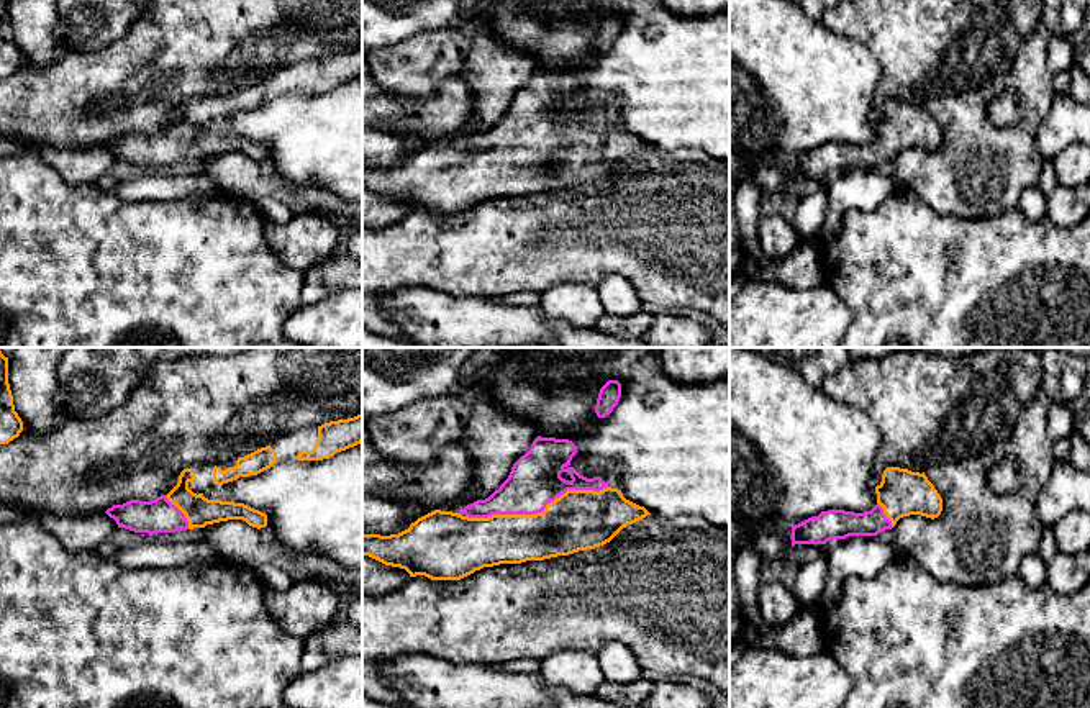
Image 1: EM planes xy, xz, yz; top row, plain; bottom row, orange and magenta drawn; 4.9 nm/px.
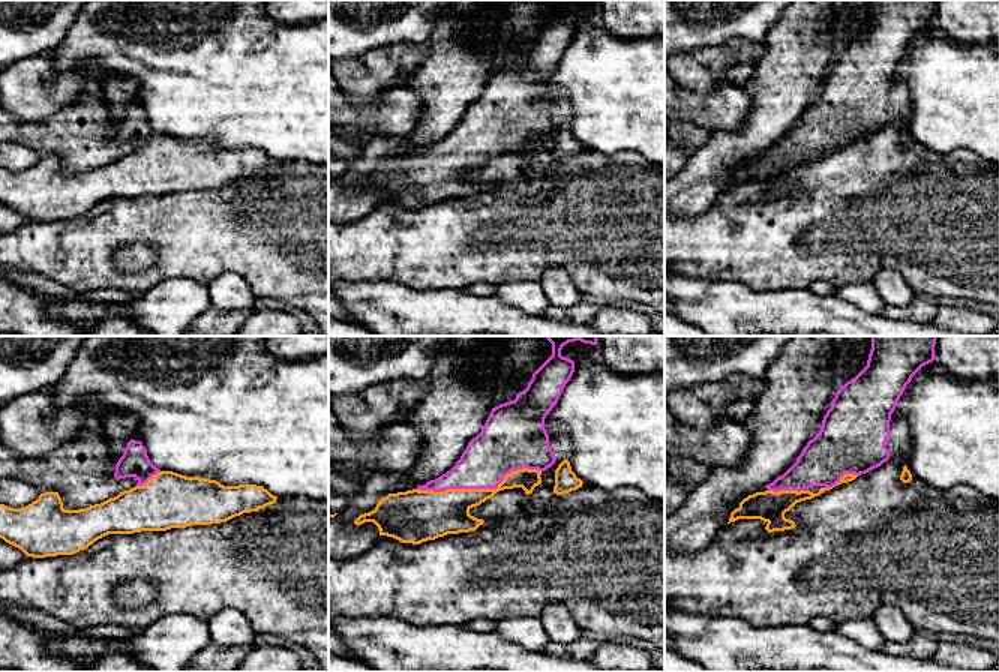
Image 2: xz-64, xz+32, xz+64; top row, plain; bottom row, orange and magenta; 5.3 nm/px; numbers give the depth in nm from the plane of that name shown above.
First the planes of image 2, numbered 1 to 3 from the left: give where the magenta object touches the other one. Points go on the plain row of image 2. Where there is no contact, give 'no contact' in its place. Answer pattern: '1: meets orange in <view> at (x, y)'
1: meets orange in xz-64 at (150, 143)
2: meets orange in xz+32 at (479, 153)
3: meets orange in xz+64 at (840, 143)

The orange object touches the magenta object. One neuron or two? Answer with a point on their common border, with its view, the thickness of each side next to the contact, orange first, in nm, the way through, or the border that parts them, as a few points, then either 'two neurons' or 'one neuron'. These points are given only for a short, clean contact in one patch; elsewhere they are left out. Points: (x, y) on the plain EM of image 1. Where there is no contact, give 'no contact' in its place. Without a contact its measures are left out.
contact xz (536, 146); calibres 300 and 260 nm; one neuron

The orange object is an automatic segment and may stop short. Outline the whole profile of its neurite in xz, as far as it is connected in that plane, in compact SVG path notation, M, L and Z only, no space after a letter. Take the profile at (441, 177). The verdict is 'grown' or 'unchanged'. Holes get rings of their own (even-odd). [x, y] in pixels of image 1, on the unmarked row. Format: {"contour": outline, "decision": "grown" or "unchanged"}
{"contour": "M538 69L488 131L477 133L459 146L434 143L398 167L362 167L362 188L405 202L410 210L461 213L484 200L544 193L600 180L628 157L651 148L600 110L580 108L570 98L575 87L577 80L569 72Z", "decision": "grown"}

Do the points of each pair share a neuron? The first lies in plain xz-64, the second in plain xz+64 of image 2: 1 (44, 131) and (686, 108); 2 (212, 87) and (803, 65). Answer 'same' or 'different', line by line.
1: same
2: different

